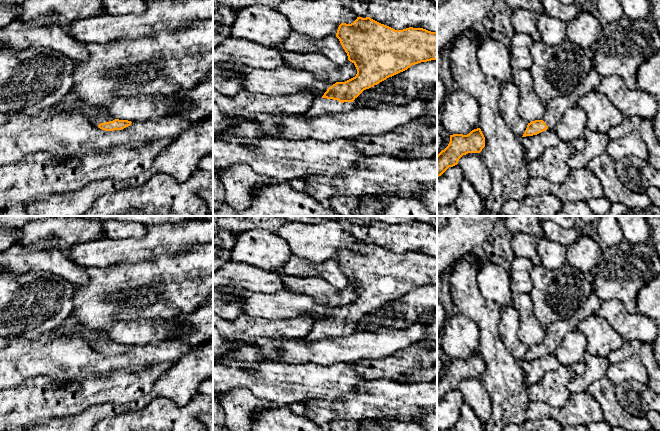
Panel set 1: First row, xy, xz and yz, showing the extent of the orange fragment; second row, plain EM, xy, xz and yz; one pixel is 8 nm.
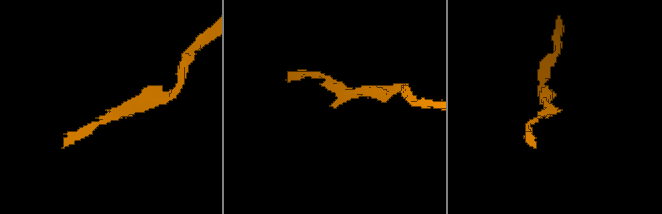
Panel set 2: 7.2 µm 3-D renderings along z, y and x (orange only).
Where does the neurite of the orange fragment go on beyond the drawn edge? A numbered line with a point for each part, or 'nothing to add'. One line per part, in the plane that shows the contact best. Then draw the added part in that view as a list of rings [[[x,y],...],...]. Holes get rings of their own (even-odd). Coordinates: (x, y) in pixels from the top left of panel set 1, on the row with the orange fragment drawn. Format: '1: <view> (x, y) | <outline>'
1: xz (321, 106) | [[[322,97],[315,98],[312,107],[306,112],[308,118],[330,115],[343,112],[350,112],[356,107],[354,102],[341,103],[338,100],[327,99]]]

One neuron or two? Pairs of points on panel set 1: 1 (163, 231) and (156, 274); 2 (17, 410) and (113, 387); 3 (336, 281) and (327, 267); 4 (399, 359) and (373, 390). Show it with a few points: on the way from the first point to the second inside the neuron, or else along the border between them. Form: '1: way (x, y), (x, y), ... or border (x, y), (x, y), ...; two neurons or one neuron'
1: border (182, 252), (159, 255), (136, 262); two neurons
2: way (41, 401), (48, 399), (81, 399), (89, 394); one neuron
3: way (336, 278), (329, 270); one neuron
4: border (396, 379), (364, 381); two neurons

